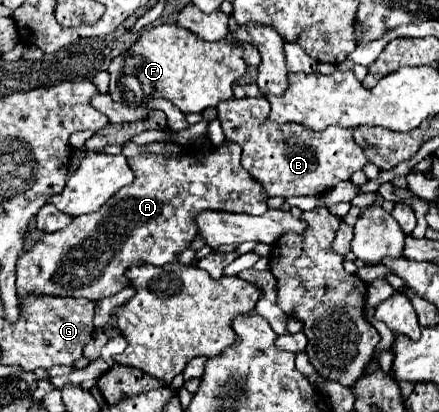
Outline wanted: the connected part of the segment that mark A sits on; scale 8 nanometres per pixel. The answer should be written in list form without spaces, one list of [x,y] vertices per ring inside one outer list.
[[[223,143],[215,149],[195,149],[189,147],[181,157],[159,157],[141,155],[129,157],[129,165],[135,171],[135,181],[125,189],[117,191],[97,213],[81,215],[73,219],[65,229],[45,235],[35,247],[27,249],[17,261],[17,297],[25,301],[25,295],[53,295],[53,297],[85,297],[89,301],[99,301],[119,293],[123,287],[131,285],[127,279],[127,269],[133,265],[157,265],[177,261],[179,255],[191,245],[199,235],[195,217],[203,211],[229,211],[263,215],[267,211],[267,193],[257,185],[257,181],[241,167],[241,147],[237,143]]]

